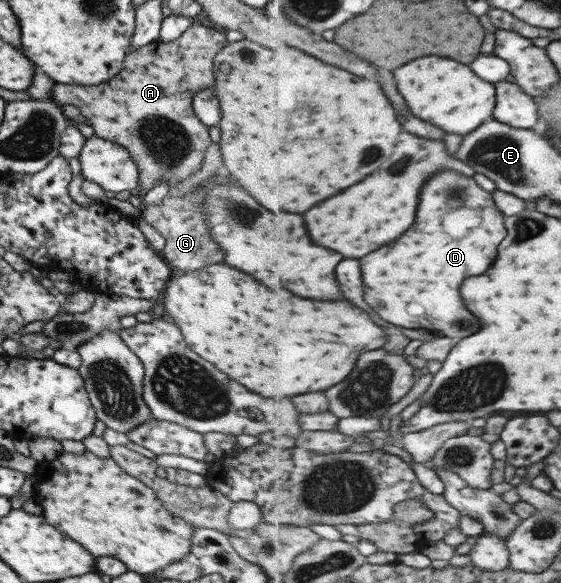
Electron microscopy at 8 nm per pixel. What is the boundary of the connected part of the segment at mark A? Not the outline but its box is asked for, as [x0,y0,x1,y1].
[51,22,227,197]

